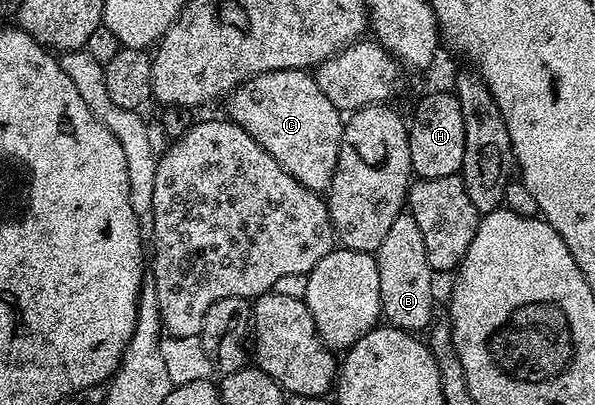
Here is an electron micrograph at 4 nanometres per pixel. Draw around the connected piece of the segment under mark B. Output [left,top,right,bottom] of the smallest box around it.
[376,212,436,331]

